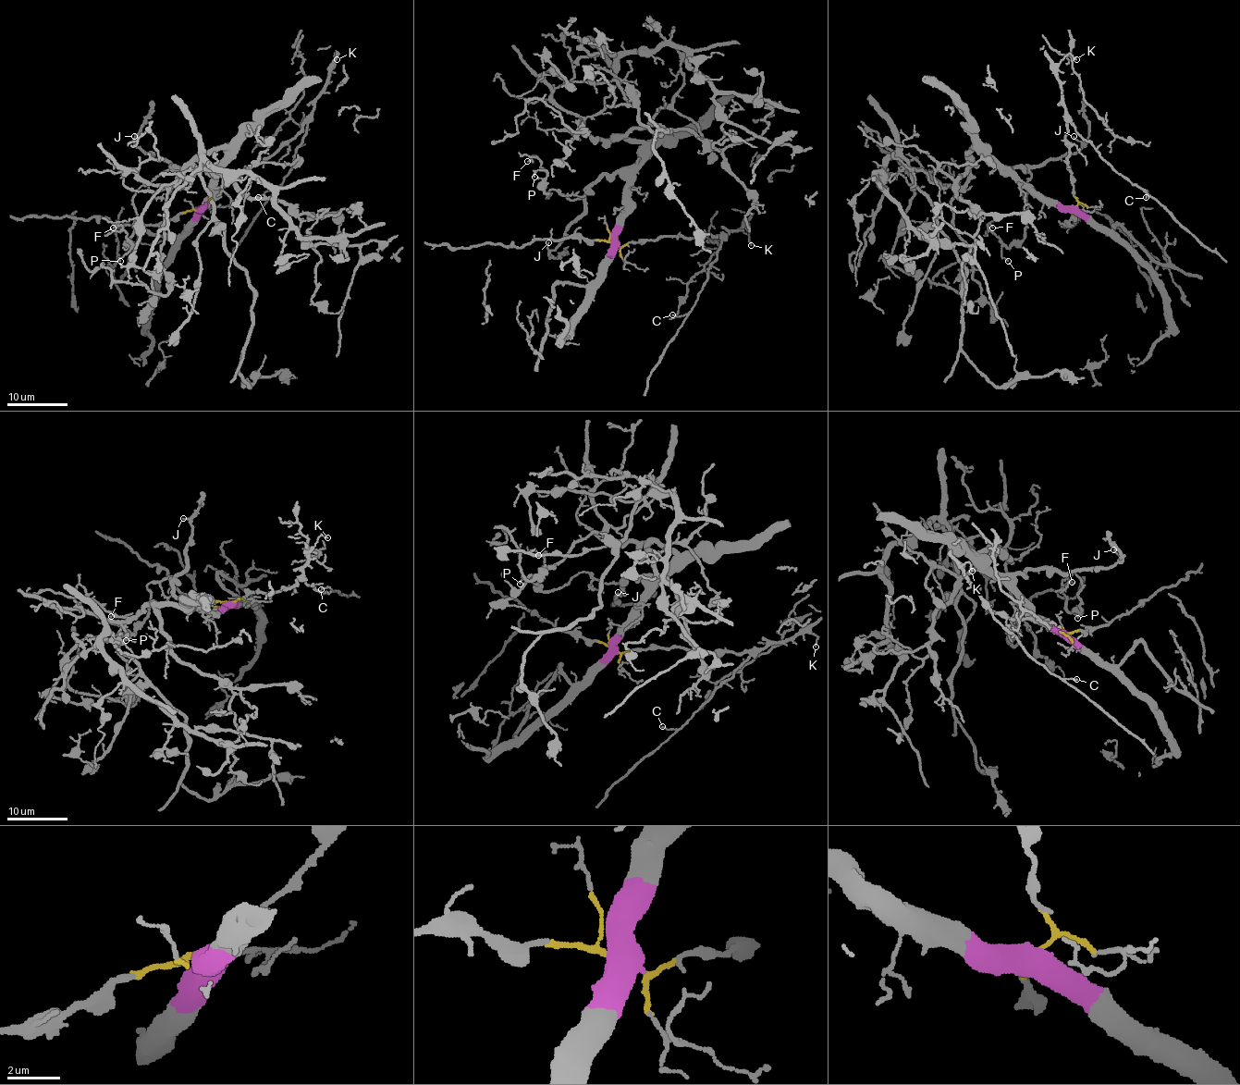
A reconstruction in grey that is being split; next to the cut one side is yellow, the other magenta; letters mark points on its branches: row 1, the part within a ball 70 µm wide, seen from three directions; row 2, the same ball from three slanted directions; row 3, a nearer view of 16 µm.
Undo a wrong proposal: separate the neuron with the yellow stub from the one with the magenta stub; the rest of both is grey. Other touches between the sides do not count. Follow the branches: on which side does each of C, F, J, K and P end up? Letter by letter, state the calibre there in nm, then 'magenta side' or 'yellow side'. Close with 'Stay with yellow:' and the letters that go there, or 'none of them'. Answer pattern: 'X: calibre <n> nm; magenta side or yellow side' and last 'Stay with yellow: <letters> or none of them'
C: calibre 110 nm; yellow side
F: calibre 70 nm; magenta side
J: calibre 110 nm; magenta side
K: calibre 110 nm; yellow side
P: calibre 110 nm; magenta side
Stay with yellow: C, K

